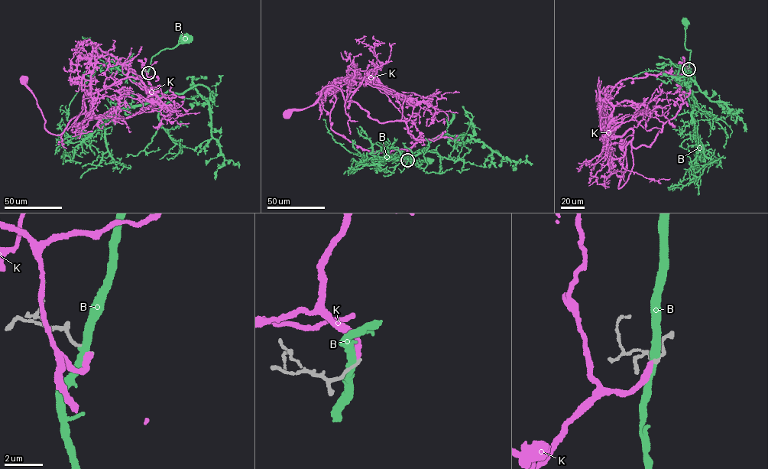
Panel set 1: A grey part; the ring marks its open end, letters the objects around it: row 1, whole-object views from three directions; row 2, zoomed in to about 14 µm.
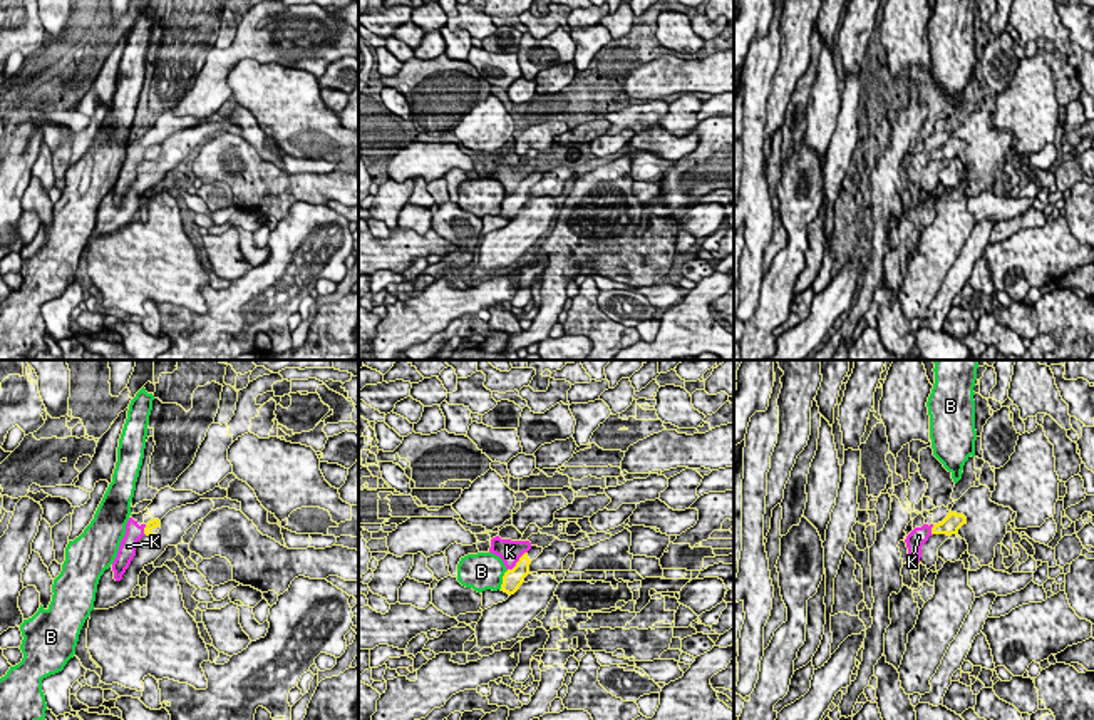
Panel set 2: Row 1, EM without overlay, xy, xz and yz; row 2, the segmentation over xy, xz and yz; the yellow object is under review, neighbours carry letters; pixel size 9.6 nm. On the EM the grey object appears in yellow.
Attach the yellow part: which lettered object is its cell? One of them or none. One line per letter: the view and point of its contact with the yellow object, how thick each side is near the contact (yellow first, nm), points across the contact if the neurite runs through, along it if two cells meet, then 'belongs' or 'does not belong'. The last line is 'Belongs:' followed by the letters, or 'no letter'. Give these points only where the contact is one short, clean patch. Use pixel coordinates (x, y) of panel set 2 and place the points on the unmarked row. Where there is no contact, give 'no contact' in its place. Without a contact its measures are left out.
B: meets yellow in xz at (503, 205); 190 nm thick on the yellow side, 360 nm on the other; does not belong
K: meets yellow in xz at (518, 186); 190 nm thick on the yellow side, 220 nm on the other; border along xz (526, 176), (508, 195); does not belong
Belongs: no letter

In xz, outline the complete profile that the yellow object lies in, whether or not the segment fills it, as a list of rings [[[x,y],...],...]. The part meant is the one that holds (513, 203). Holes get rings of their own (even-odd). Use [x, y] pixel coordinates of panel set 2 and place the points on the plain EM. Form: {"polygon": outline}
{"polygon": [[[531,171],[528,177],[524,177],[513,194],[508,194],[503,201],[501,216],[509,221],[514,219],[523,209],[524,203],[529,199],[529,189],[543,177],[543,172]]]}

